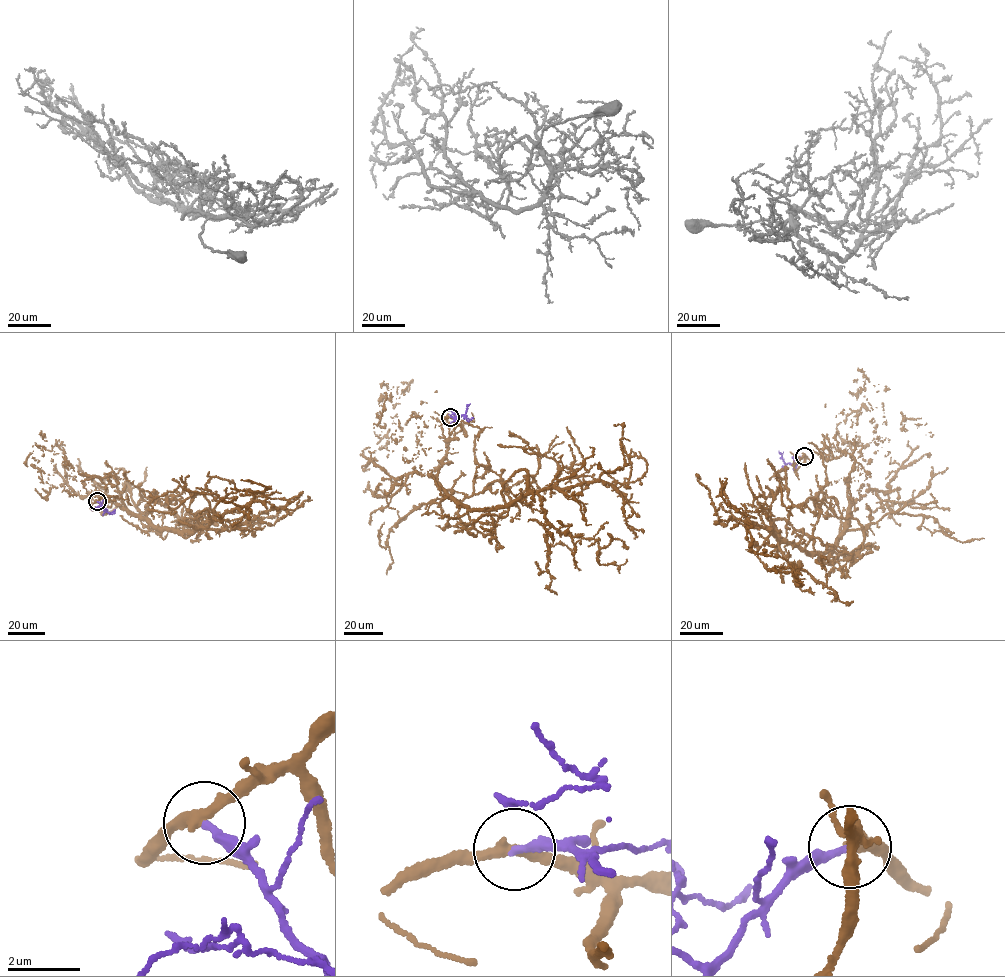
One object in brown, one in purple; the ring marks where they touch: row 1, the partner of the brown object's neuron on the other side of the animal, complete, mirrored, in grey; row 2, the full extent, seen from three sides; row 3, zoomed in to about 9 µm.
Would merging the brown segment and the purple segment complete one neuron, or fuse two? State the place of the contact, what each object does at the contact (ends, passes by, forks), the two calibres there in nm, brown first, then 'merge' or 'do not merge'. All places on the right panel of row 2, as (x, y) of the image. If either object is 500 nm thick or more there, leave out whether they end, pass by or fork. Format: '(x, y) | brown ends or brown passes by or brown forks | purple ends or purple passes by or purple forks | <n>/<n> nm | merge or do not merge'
(804, 456) | brown passes by | purple ends | 300/200 nm | do not merge

